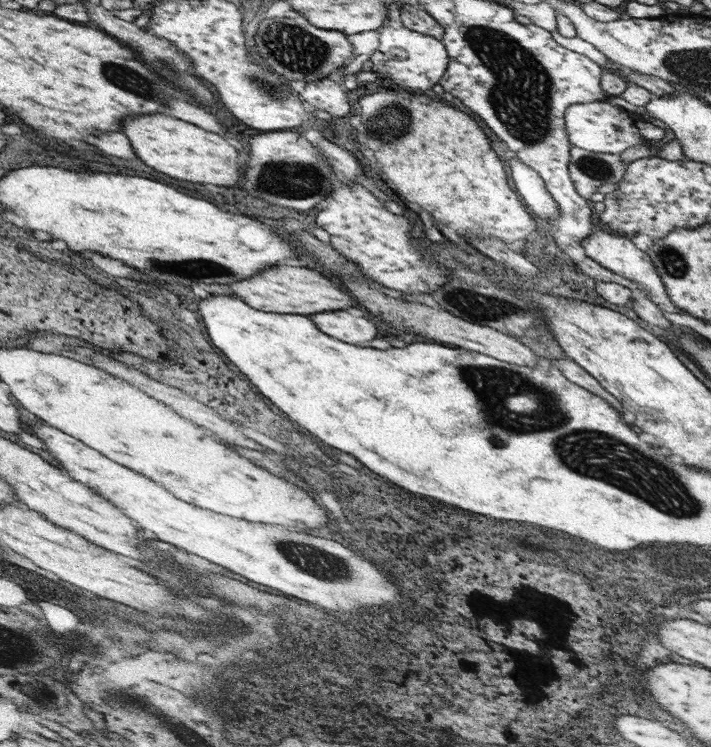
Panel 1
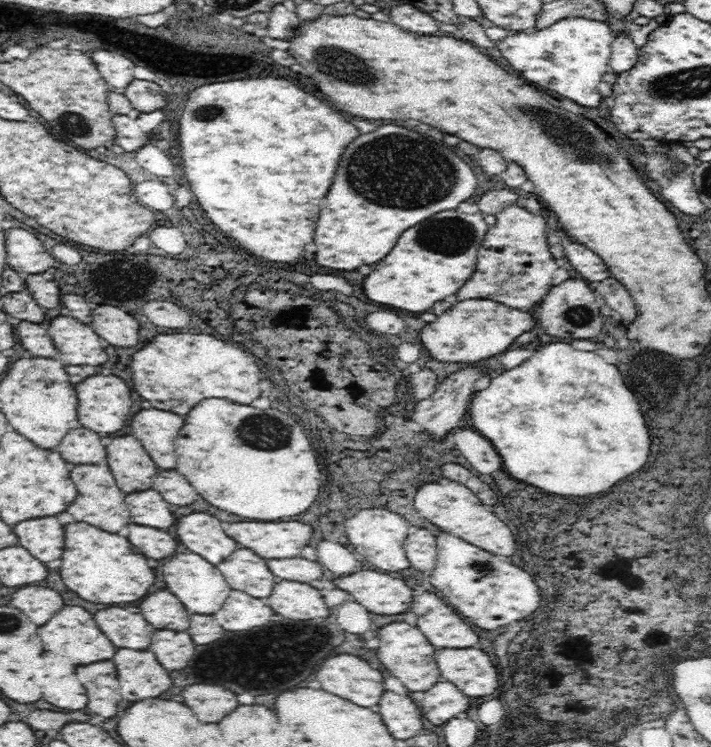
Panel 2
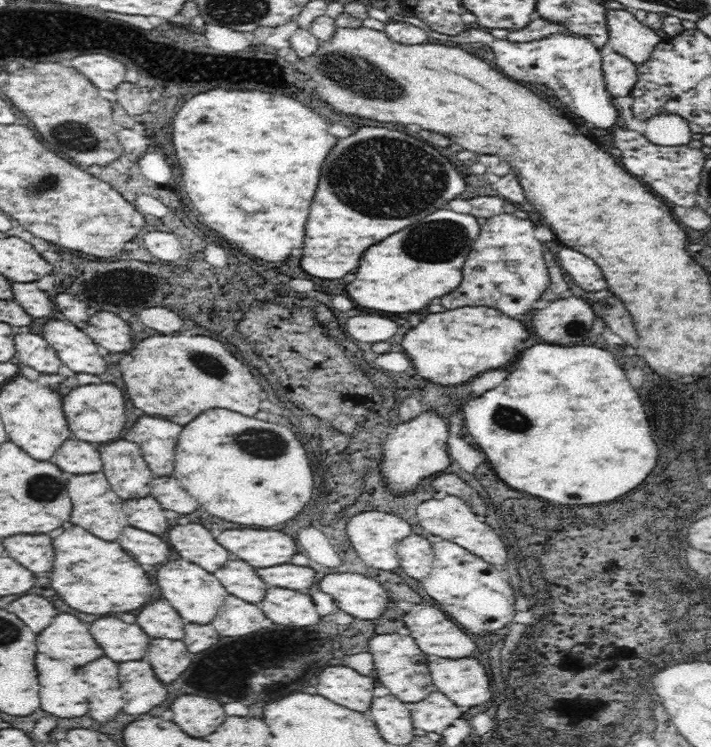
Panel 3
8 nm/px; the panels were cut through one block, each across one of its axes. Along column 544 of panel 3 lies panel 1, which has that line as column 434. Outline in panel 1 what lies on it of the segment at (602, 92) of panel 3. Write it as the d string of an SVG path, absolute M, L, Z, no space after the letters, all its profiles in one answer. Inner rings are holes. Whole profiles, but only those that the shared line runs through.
M387 20L379 28L379 48L369 58L373 62L371 72L379 76L381 88L403 88L403 90L437 90L437 82L443 78L449 56L441 40L409 30L409 28L391 28L391 22Z

